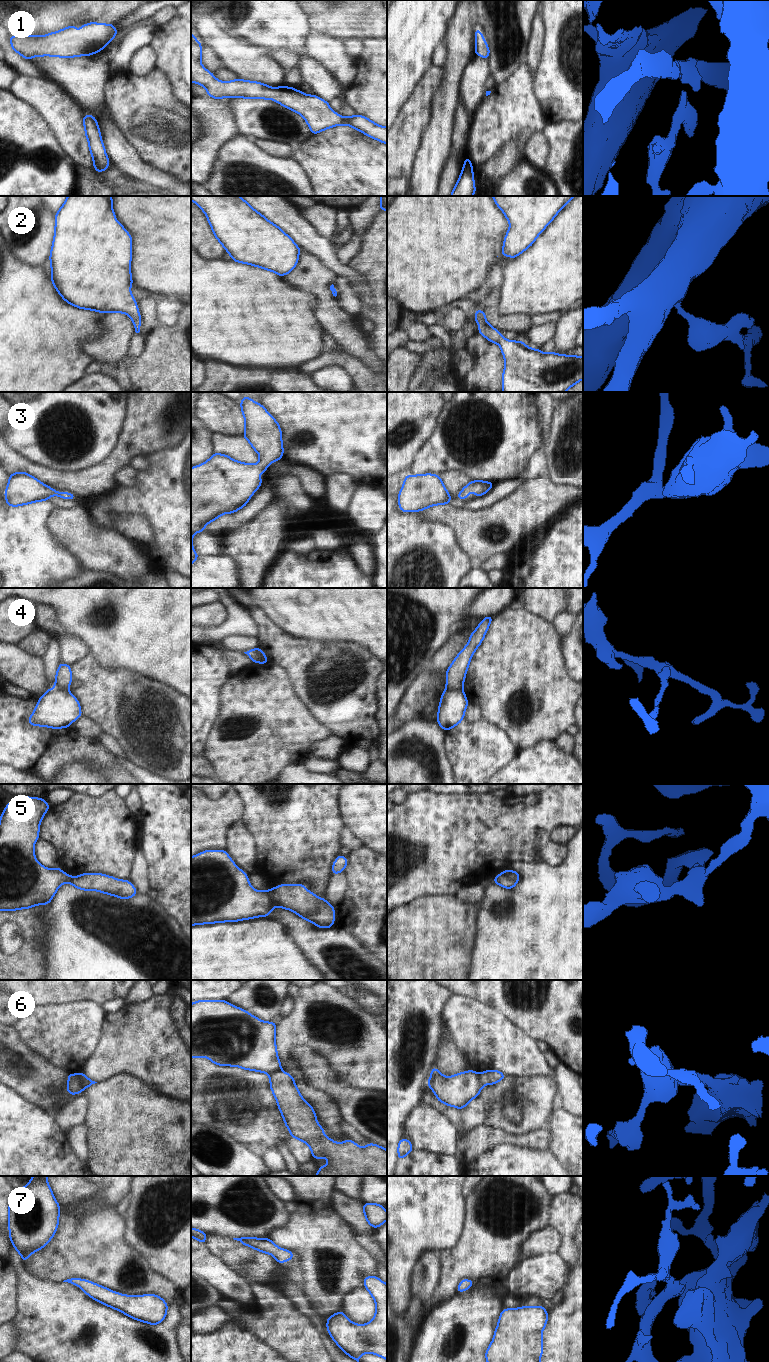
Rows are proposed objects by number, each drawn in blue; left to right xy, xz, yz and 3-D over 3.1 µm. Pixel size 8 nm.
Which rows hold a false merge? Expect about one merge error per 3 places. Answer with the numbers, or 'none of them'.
4, 5, 6

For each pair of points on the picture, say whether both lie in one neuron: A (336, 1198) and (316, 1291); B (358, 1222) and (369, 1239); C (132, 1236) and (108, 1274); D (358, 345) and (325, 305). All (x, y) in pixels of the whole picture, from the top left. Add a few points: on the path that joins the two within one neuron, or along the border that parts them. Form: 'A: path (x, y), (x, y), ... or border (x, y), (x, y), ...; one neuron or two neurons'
A: border (334, 1186), (331, 1192), (331, 1206), (343, 1219); two neurons
B: border (346, 1222), (357, 1232), (373, 1232); two neurons
C: border (124, 1220), (124, 1240), (144, 1259); two neurons
D: path (349, 335), (330, 315); one neuron

